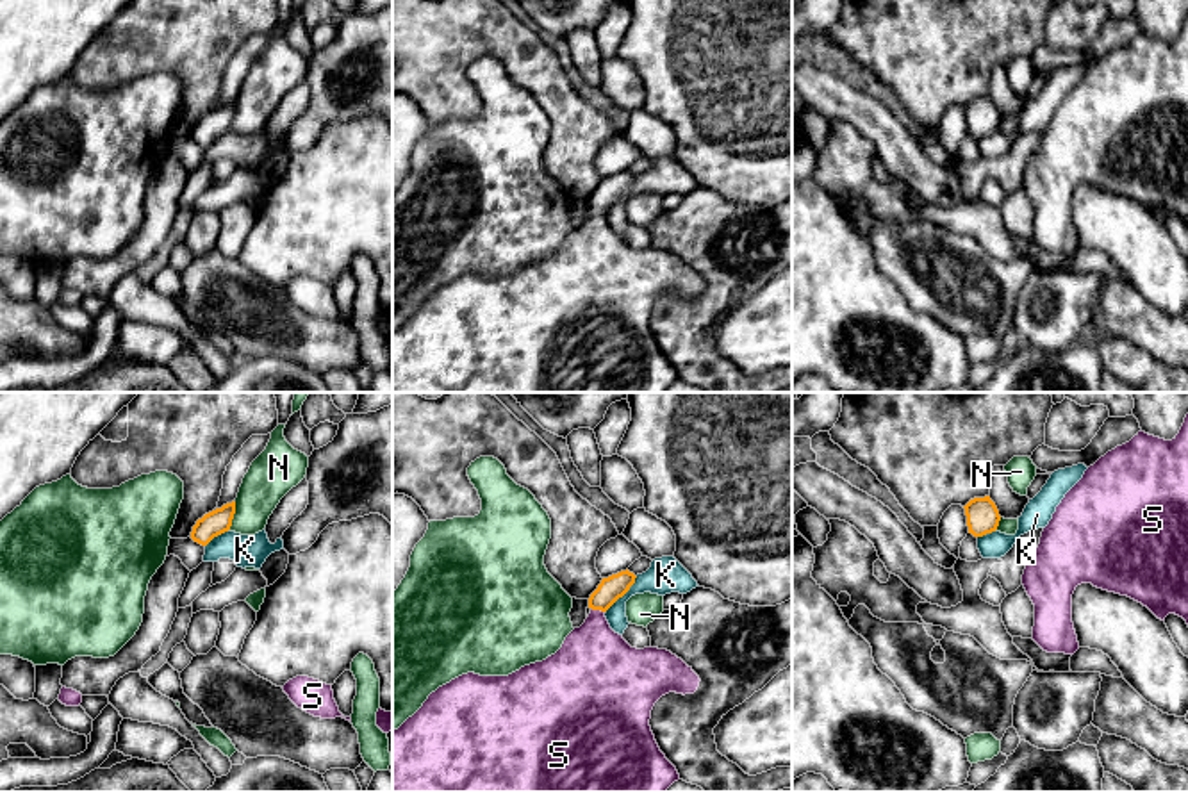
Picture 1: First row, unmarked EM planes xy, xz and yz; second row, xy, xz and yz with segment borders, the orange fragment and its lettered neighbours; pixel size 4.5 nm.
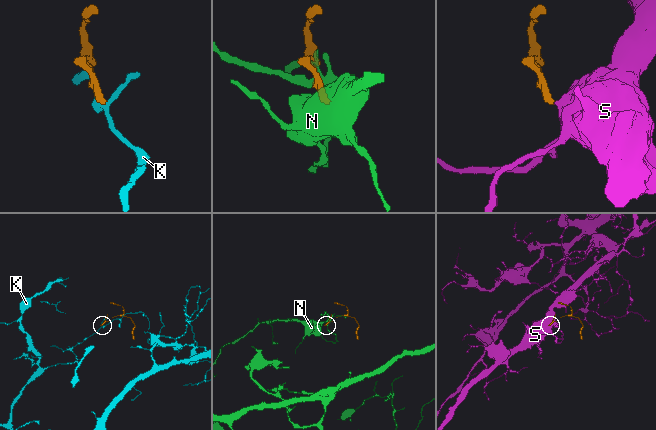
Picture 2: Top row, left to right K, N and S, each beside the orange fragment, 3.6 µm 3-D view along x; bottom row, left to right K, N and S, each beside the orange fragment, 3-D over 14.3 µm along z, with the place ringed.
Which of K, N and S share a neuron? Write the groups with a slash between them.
K / N / S

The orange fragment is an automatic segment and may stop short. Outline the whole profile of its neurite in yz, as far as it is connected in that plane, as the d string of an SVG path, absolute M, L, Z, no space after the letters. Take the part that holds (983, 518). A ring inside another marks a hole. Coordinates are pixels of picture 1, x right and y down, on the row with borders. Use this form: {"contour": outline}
{"contour": "M990 496L974 498L965 507L969 533L983 537L997 530L1001 516Z"}

